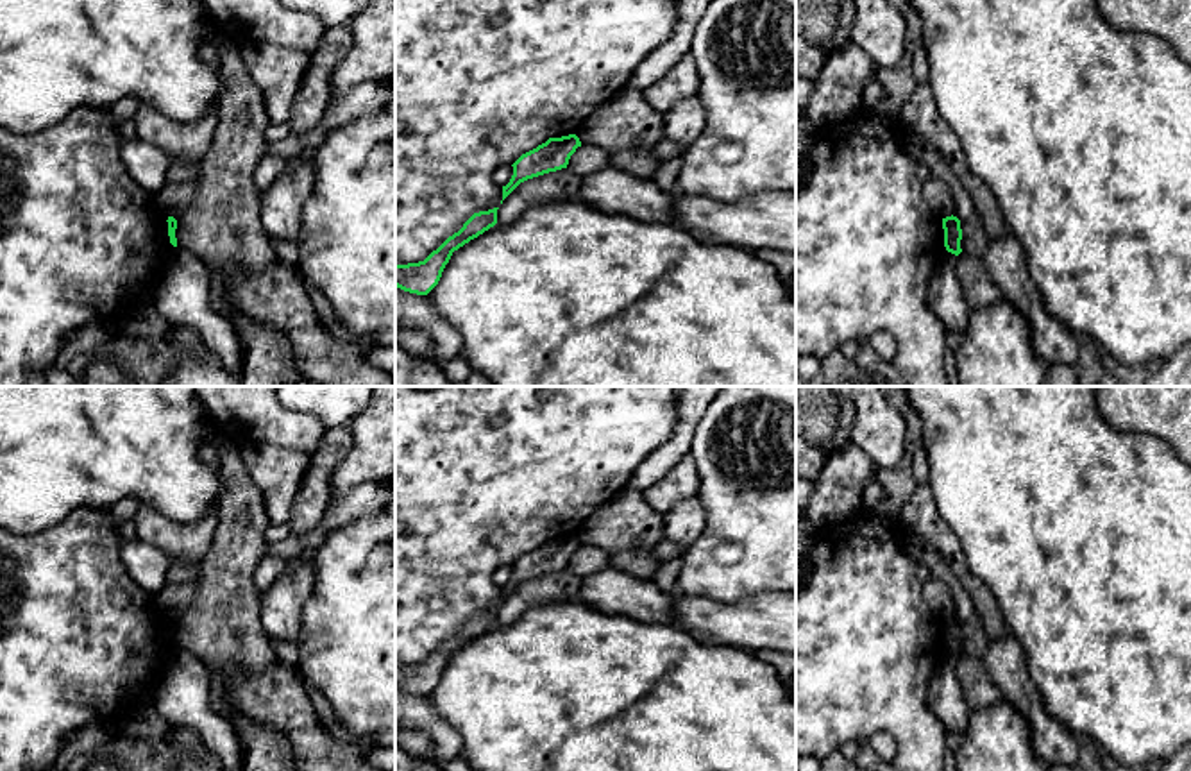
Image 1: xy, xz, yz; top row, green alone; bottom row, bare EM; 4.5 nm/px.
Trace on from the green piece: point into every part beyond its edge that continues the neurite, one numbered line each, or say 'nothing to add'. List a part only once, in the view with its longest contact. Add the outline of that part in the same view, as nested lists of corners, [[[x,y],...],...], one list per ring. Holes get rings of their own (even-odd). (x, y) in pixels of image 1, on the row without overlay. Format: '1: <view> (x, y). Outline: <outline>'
nothing to add

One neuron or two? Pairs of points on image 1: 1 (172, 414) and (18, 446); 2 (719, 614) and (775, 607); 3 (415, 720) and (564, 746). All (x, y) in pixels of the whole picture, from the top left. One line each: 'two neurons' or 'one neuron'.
1: one neuron
2: one neuron
3: two neurons

